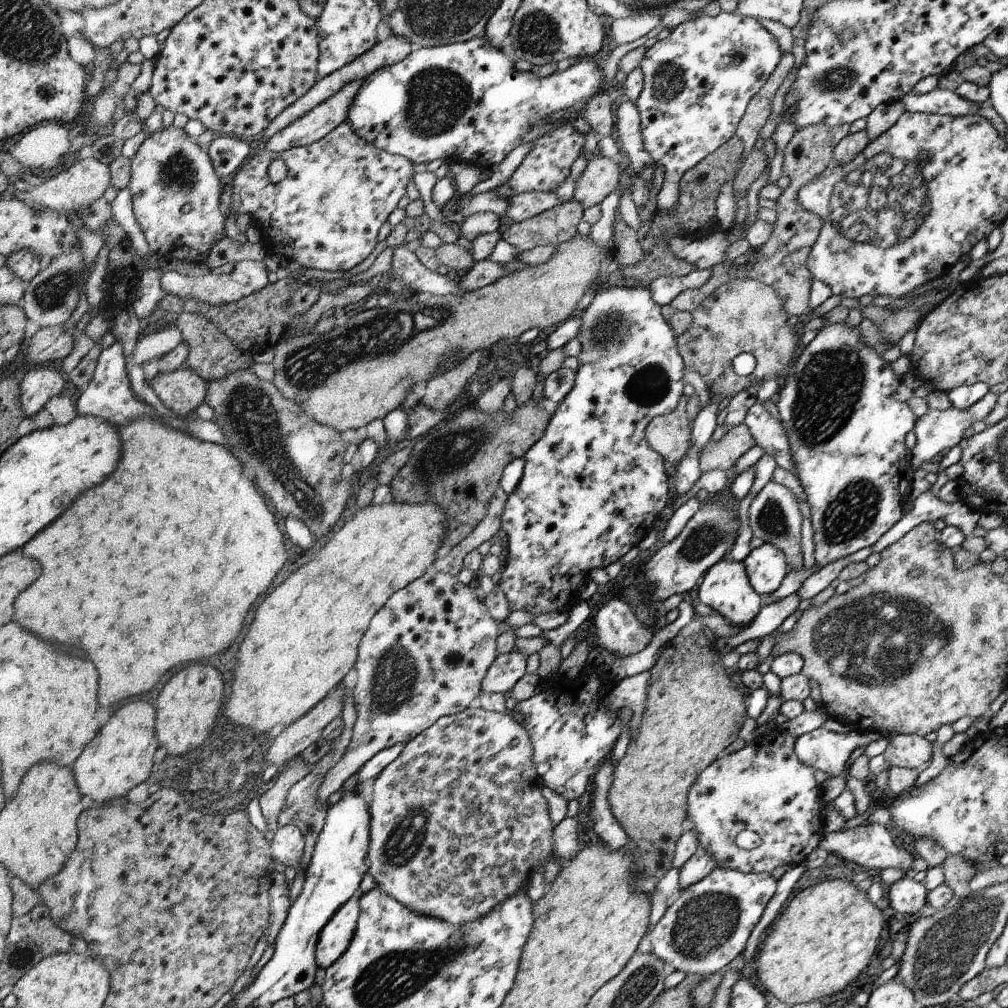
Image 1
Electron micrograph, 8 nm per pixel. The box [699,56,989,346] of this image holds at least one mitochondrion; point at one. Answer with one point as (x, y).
(885, 198)

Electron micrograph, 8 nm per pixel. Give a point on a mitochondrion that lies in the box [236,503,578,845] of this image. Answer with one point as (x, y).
(391, 681)

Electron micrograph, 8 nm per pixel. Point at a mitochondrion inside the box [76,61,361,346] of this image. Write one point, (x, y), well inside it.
(178, 173)

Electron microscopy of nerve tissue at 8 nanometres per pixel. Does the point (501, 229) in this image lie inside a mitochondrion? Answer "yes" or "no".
no

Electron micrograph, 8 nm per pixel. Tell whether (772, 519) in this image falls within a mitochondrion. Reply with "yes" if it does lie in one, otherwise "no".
yes

